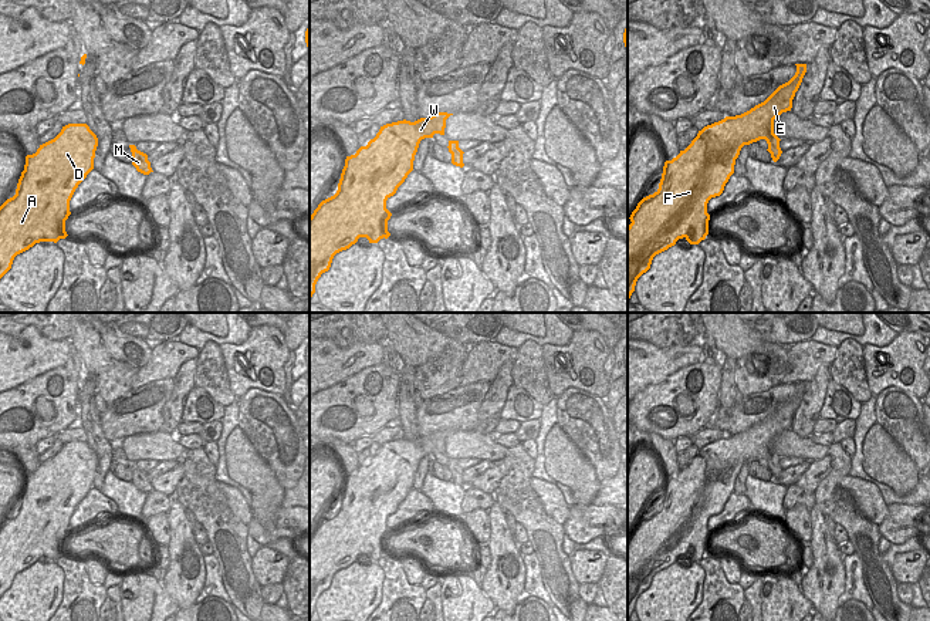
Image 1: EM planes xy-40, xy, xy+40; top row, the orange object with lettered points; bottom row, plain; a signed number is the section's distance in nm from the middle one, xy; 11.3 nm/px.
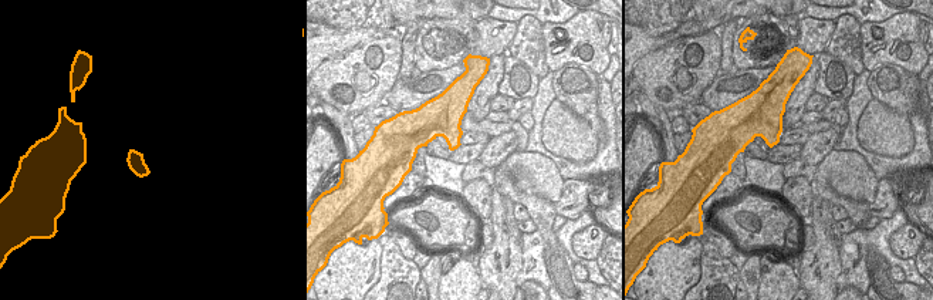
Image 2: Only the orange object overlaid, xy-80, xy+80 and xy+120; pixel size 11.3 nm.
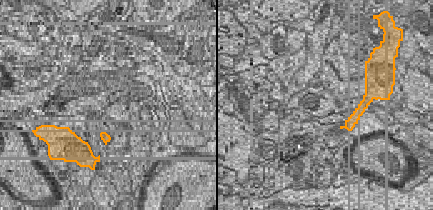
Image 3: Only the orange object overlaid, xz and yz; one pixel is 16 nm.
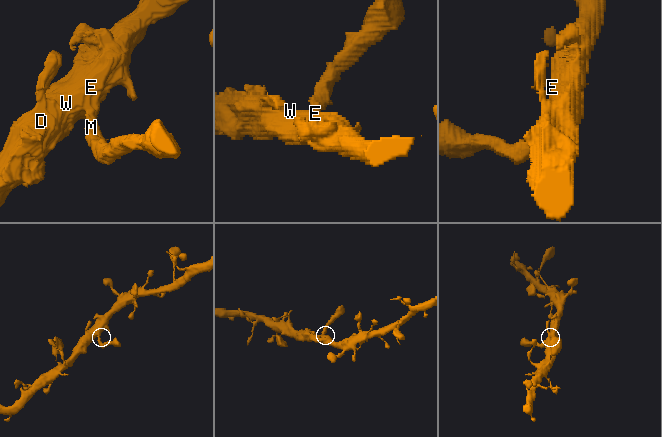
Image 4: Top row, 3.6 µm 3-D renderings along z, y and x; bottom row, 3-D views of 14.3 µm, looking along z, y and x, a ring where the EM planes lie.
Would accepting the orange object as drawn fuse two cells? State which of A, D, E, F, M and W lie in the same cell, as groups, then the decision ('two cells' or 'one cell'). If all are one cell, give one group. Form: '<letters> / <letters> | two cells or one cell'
A D E F M W | one cell

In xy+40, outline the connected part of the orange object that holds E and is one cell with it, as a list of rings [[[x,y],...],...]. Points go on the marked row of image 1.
[[[806,64],[795,65],[795,75],[764,102],[704,126],[684,151],[664,162],[659,189],[643,198],[629,217],[628,303],[638,279],[650,269],[656,254],[683,237],[690,244],[706,239],[707,203],[723,193],[744,145],[765,139],[772,161],[779,159],[781,139],[774,134],[774,119],[791,111],[806,72]]]

